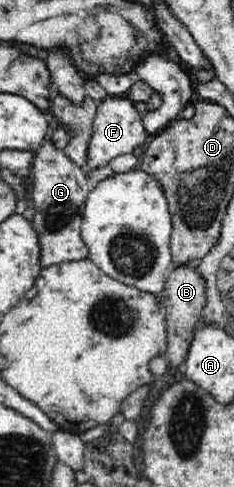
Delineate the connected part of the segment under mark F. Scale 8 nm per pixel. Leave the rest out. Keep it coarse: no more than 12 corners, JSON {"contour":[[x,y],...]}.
{"contour":[[126,95],[97,104],[86,171],[148,137]]}

